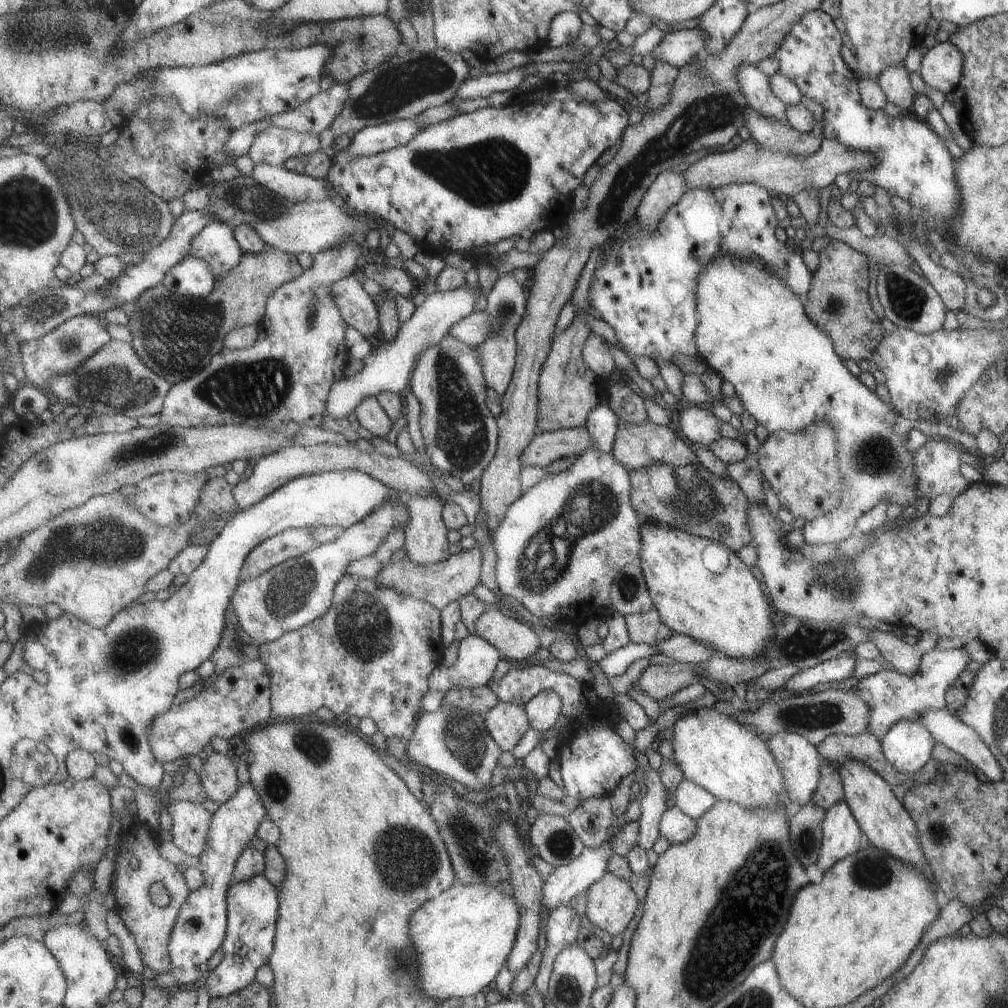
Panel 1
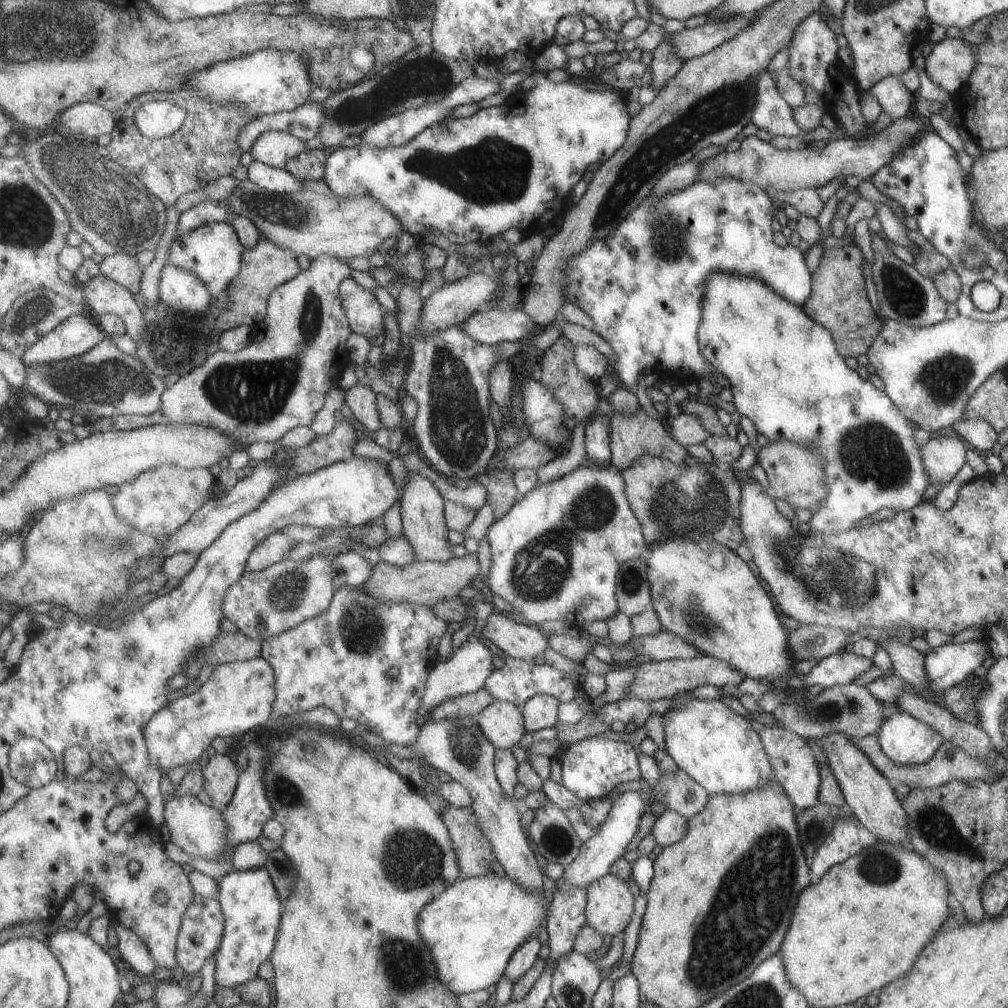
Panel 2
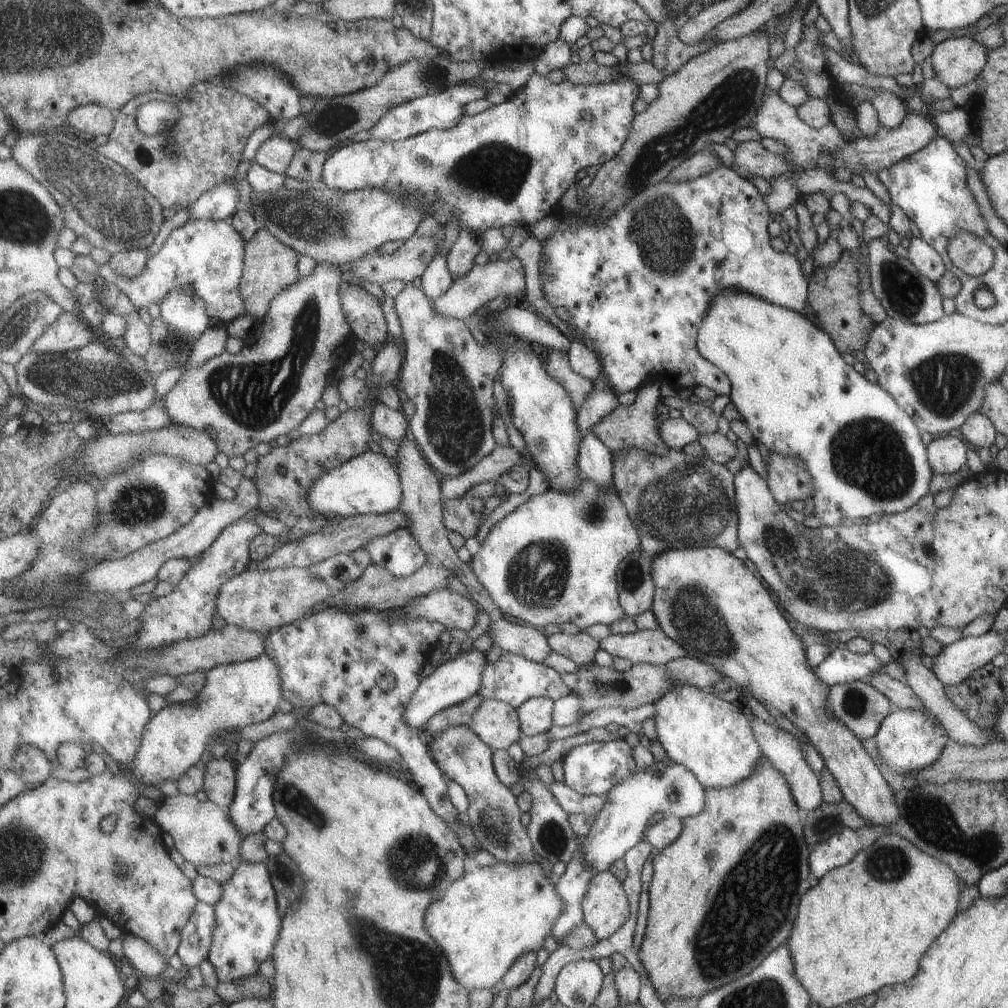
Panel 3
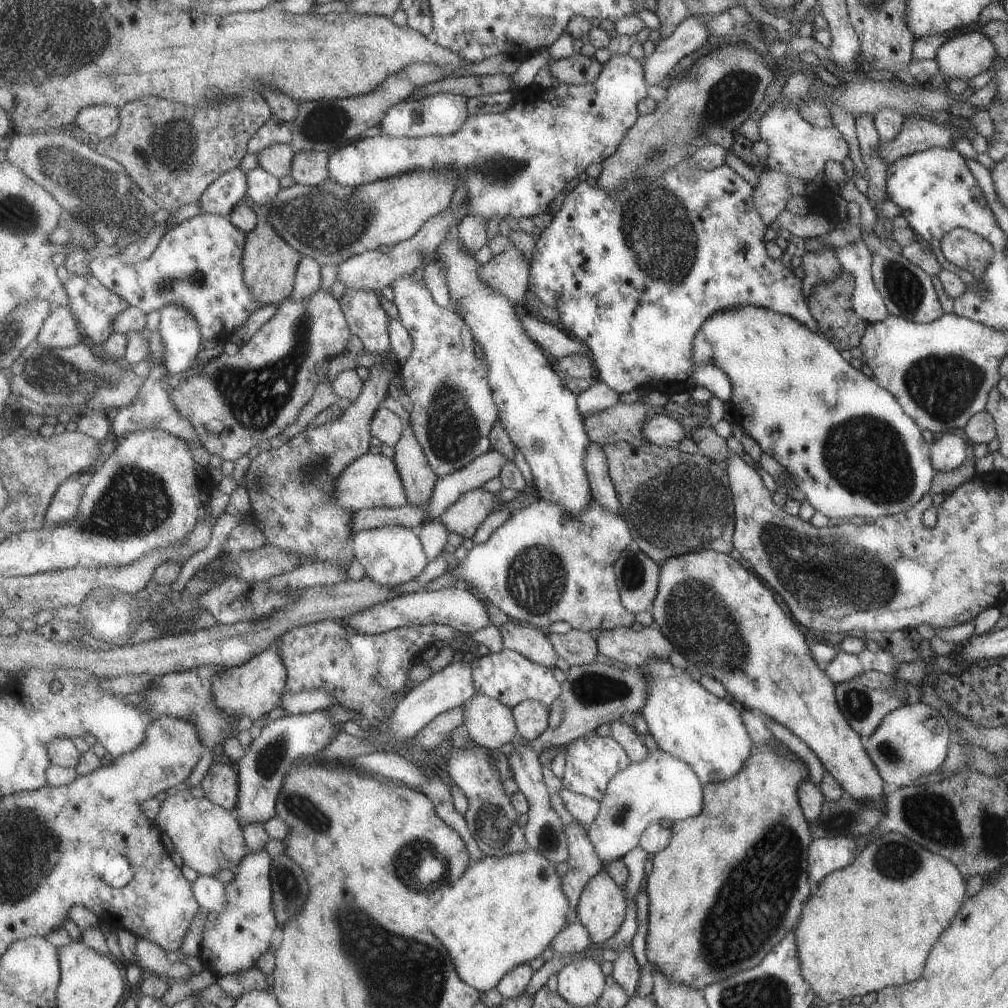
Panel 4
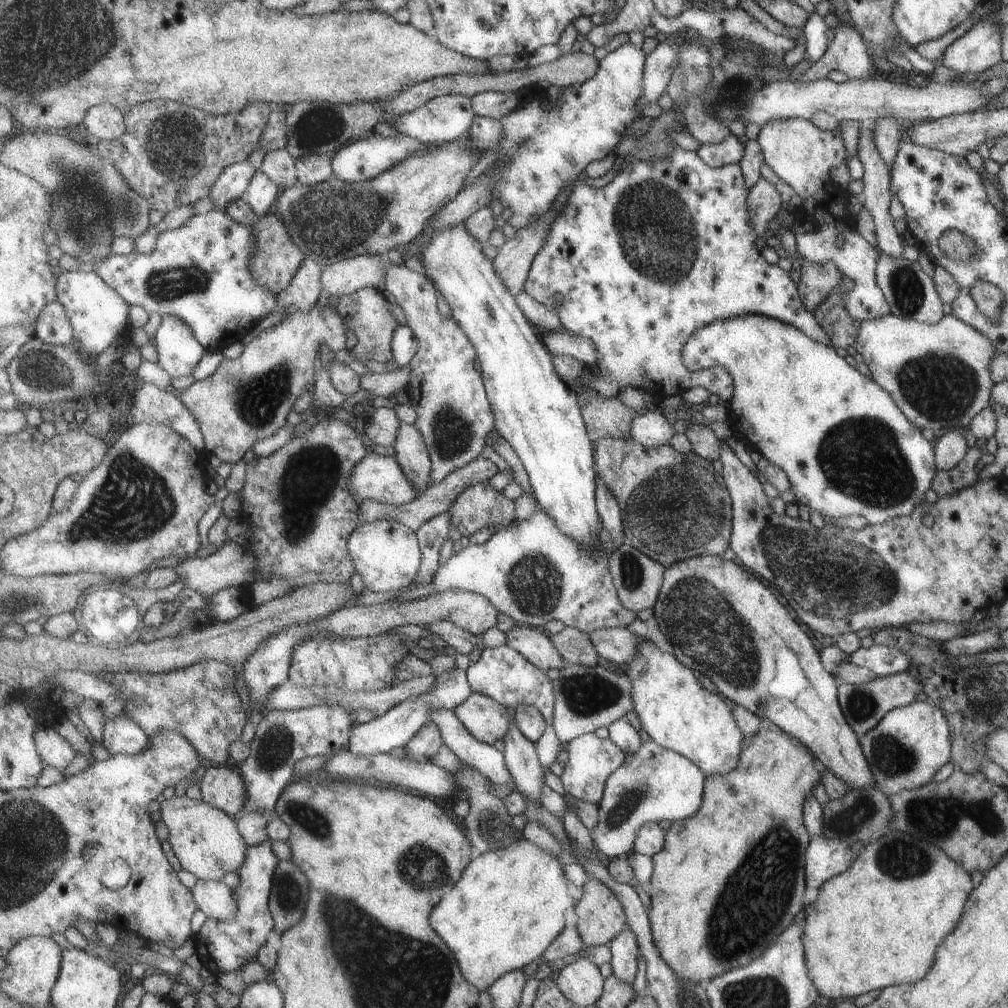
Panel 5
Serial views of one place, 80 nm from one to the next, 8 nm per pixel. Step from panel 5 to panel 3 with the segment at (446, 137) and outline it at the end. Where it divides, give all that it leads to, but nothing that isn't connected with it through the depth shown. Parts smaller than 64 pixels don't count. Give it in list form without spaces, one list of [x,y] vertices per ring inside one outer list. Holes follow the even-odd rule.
[[[461,83],[436,95],[419,97],[414,101],[392,108],[369,133],[371,134],[371,138],[382,141],[404,141],[431,129],[451,128],[465,116],[465,106],[471,100],[486,98],[489,91],[485,85]]]

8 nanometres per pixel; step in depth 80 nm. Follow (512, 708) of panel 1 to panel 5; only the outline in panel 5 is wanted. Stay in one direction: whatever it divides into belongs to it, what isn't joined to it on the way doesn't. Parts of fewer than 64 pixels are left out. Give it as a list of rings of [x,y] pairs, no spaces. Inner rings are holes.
[[[475,692],[454,711],[475,738],[490,745],[504,740],[514,720],[496,698]]]

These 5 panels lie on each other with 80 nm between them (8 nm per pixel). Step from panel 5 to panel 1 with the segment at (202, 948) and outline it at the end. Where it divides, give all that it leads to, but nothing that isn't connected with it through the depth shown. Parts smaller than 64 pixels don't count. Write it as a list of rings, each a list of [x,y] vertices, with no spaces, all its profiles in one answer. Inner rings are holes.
[[[264,873],[243,882],[232,881],[227,890],[228,934],[223,948],[223,961],[203,983],[210,999],[229,996],[257,981],[258,971],[269,963],[276,949],[280,899],[278,890]]]

